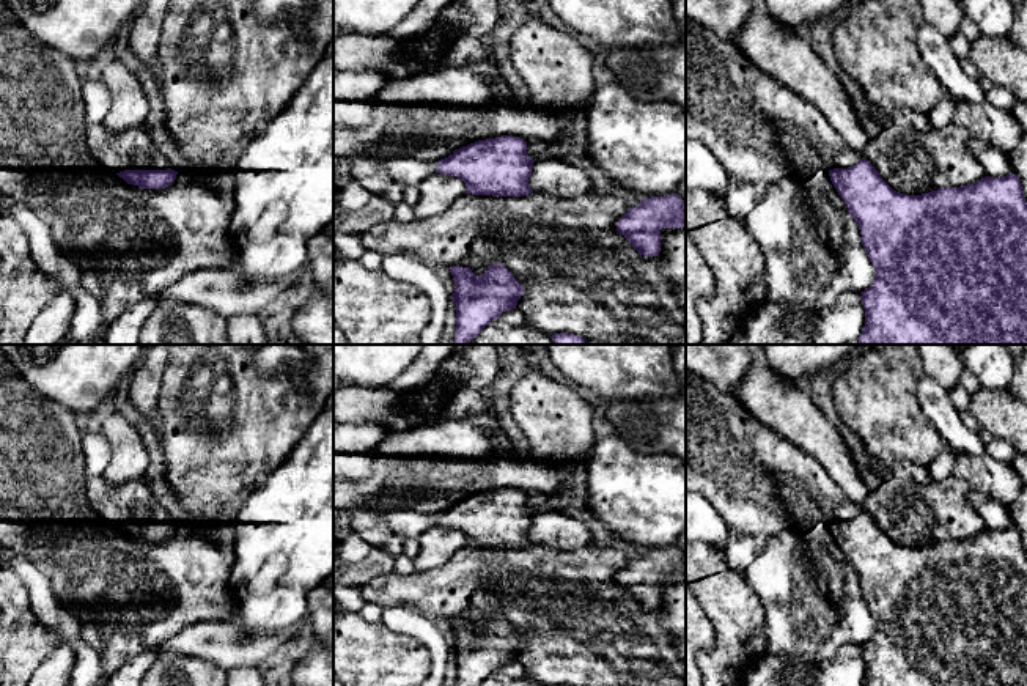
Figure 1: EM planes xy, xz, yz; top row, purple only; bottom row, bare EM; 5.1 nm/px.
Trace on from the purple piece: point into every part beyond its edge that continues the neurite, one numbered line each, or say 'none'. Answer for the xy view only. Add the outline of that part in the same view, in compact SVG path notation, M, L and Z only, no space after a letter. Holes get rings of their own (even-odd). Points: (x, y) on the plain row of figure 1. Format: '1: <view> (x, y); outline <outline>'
1: xy (132, 501); outline M90 477L87 497L96 518L109 526L170 521L145 478L112 485L104 477Z

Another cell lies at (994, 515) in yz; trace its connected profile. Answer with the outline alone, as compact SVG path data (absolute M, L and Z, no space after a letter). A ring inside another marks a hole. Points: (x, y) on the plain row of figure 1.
M972 492L967 496L969 505L981 516L986 529L1002 530L1013 526L1011 514L1005 510L1005 507L991 497Z

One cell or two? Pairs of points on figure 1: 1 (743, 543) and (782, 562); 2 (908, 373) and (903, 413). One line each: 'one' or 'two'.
1: two
2: one

